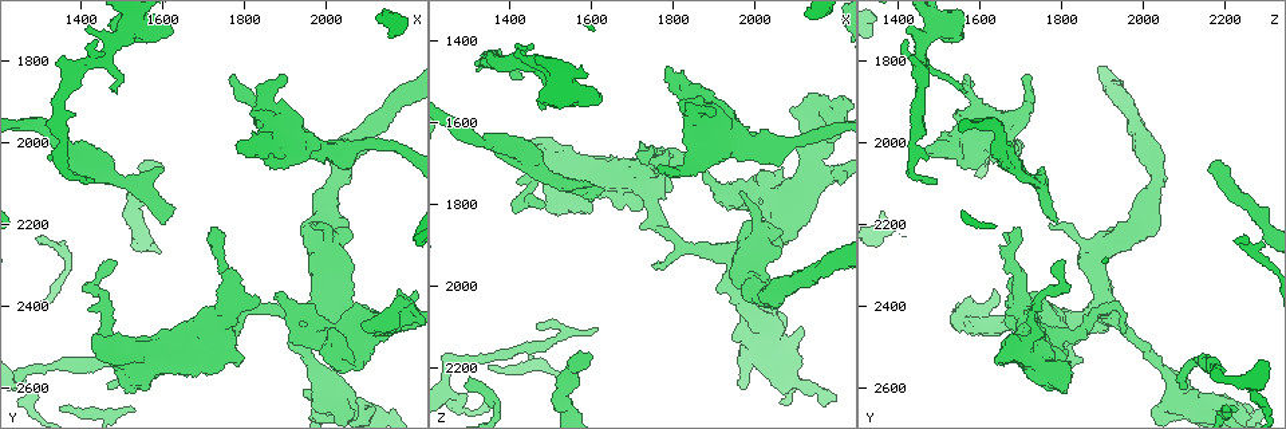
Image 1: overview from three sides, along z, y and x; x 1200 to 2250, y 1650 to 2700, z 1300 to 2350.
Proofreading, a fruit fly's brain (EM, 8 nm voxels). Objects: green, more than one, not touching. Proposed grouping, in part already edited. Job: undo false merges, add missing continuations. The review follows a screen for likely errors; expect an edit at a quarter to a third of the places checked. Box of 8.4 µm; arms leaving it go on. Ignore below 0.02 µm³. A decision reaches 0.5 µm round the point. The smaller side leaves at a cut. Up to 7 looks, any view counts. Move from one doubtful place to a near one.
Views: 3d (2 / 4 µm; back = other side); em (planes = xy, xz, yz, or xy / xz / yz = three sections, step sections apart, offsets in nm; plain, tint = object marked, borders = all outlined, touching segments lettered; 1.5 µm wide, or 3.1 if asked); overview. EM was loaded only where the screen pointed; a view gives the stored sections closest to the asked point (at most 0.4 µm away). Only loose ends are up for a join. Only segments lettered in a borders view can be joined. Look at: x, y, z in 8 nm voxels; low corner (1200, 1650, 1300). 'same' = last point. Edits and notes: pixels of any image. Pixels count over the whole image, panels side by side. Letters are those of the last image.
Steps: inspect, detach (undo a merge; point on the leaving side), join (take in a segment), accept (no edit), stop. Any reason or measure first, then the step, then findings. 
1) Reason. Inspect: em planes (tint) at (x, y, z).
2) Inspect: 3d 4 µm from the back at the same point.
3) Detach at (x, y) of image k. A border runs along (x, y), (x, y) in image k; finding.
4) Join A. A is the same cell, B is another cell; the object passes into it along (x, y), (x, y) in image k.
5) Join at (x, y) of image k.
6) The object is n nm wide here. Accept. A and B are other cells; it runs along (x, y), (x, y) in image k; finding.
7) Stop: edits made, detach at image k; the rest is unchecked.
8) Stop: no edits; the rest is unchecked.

Thick end. Inspect: 3d 2 µm at (2010, 2460, 1720).

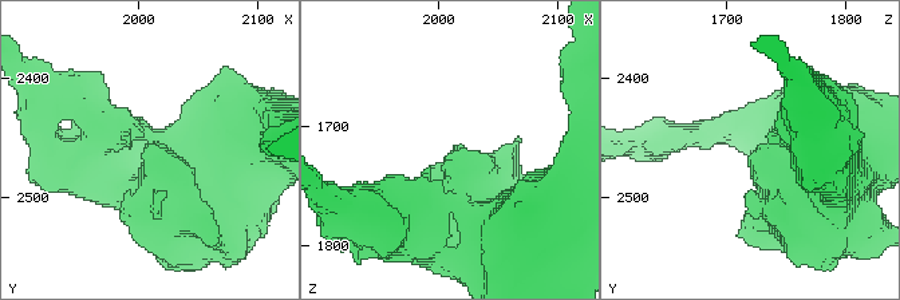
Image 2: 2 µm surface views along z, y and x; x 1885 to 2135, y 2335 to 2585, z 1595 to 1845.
Shape alone is not enough. Inspect: em planes (tint) at (2012, 2462, 1724).

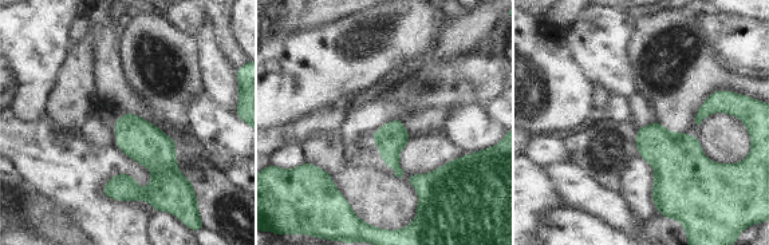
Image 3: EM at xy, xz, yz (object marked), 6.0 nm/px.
See the neighbours. Inspect: em planes (borders) at the same point.

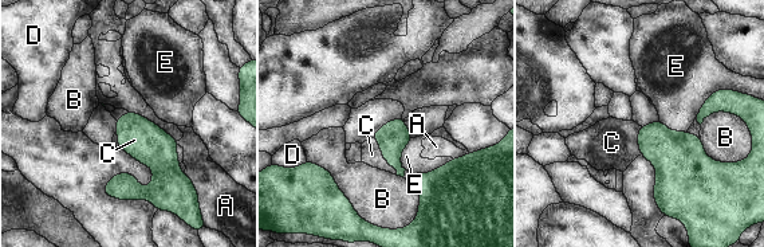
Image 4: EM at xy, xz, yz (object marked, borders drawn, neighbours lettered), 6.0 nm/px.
Accept. A, B, C, D and E are other cells; a border runs along (373, 137), (382, 157), (397, 173) in image 4; none of them fits.

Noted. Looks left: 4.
Three-way junction. Inspect: 3d 2 µm from the back at (1275, 2620, 2280).

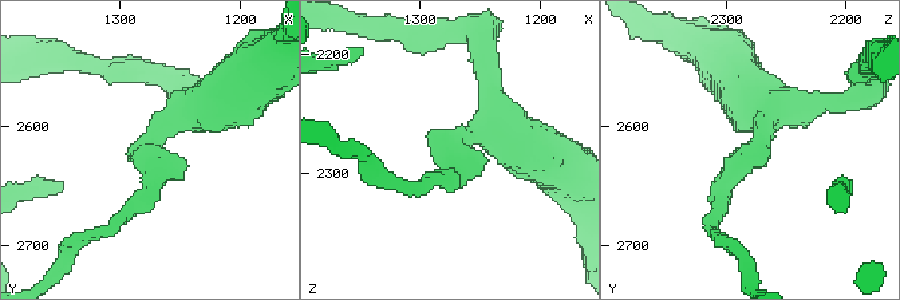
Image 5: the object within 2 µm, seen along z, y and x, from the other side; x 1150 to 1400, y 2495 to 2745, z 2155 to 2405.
3 arms meet here. Inspect: em planes (plain) at (1274, 2626, 2280).

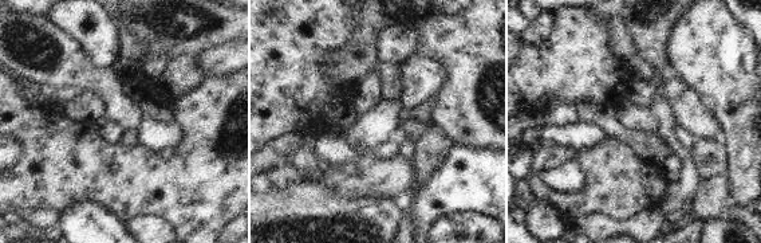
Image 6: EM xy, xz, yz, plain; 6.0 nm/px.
See the neighbours. Inspect: em planes (borders) at the same point.

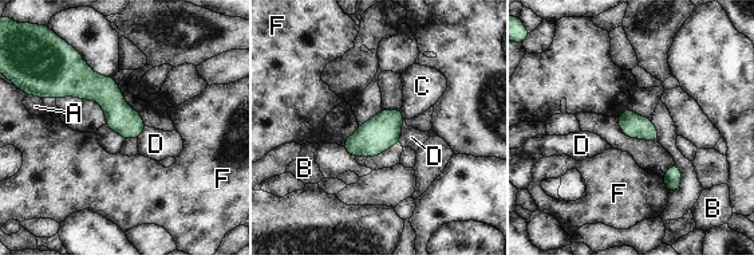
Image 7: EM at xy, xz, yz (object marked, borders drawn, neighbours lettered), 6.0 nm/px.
The object is 140 nm wide here. Accept. A, B, C, D and F are other cells; a border runs along (405, 120), (401, 132) in image 7; continuous, no second cell.

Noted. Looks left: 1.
Free end. Inspect: em planes (borders) at (1595, 2065, 2170).

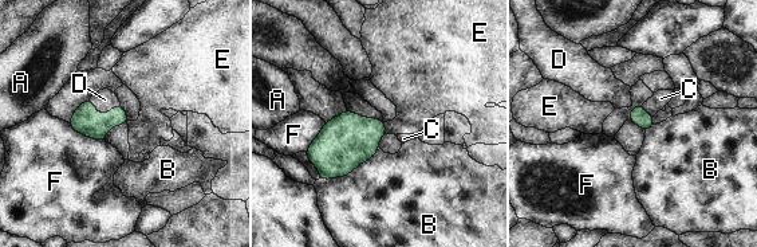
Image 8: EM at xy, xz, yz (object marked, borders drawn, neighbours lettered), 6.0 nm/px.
Join D. D is the same cell, A, B, C, E and F are other cells; the cell continues.

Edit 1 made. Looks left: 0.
Stop: edits made, join at image 8; the rest is unchecked.

